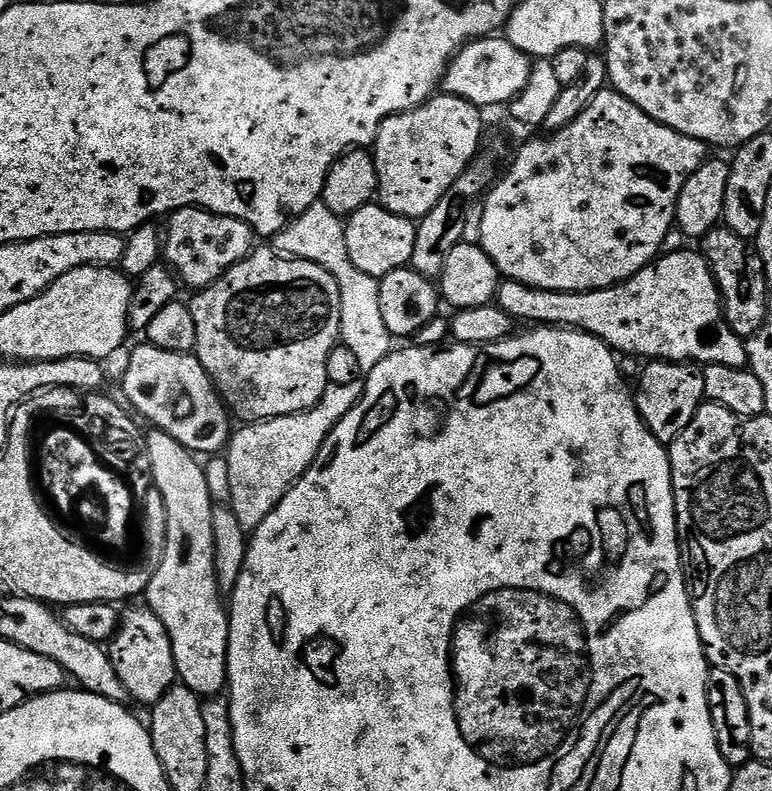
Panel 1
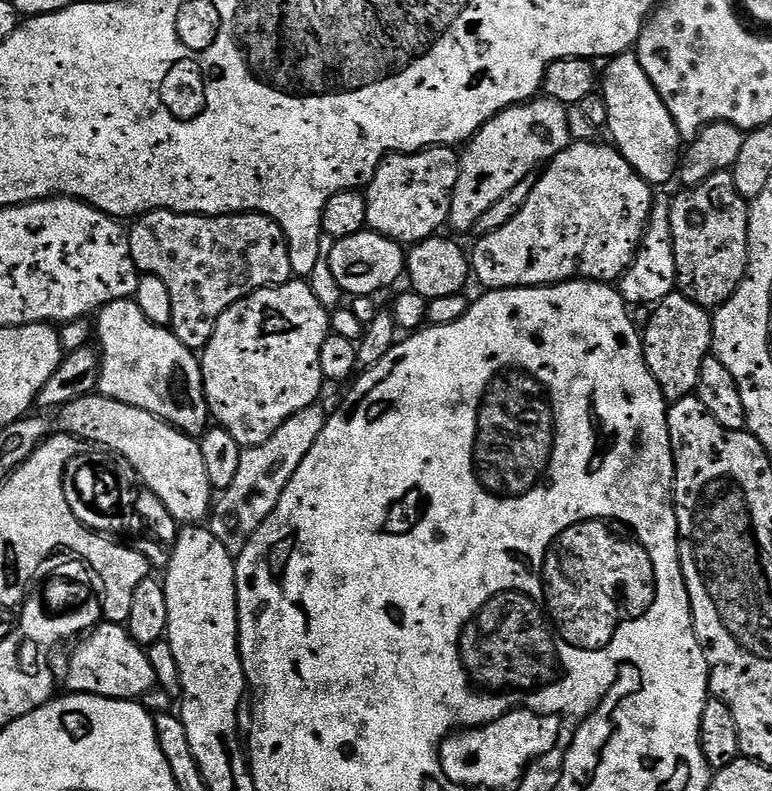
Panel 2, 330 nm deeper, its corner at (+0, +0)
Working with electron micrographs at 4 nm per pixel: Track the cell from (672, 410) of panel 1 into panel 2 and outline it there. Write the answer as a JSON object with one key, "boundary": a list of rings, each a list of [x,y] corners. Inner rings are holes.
{"boundary":[[[679,290],[670,293],[652,308],[649,326],[642,332],[644,361],[658,382],[665,401],[693,395],[698,386],[702,362],[712,352],[712,317],[709,309],[690,302]]]}

